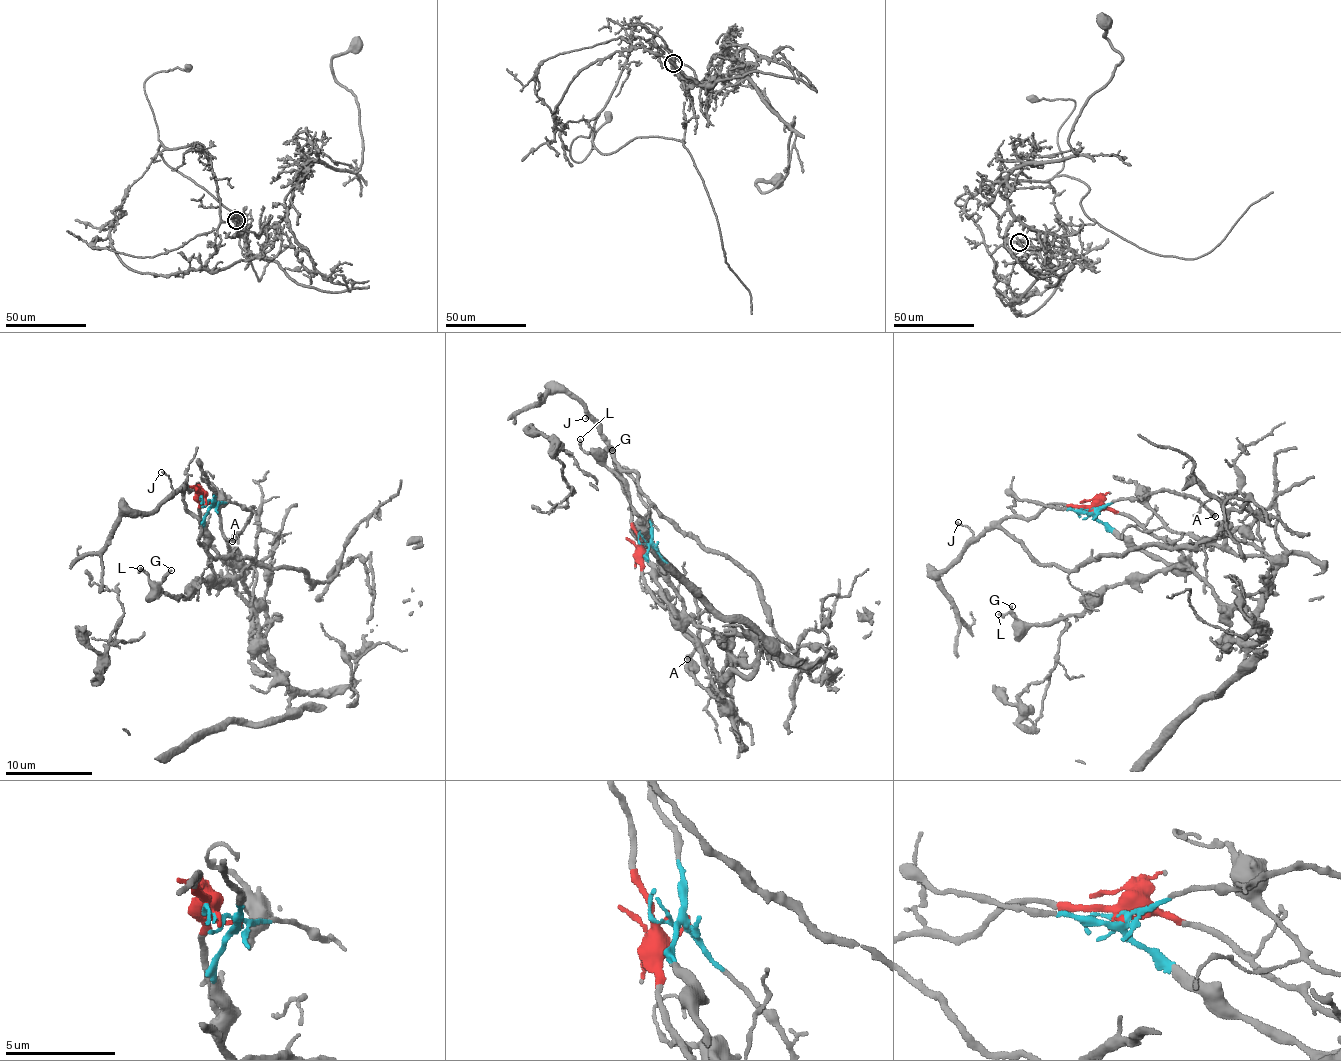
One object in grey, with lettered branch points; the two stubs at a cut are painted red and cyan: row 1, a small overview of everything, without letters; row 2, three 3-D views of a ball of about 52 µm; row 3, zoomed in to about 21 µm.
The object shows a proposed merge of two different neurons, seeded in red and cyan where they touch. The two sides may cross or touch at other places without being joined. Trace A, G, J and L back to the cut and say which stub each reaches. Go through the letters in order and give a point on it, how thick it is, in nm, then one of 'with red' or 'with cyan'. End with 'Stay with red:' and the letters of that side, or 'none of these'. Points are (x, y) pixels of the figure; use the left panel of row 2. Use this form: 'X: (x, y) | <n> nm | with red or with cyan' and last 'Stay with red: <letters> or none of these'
A: (232, 541) | 240 nm | with cyan
G: (171, 570) | 200 nm | with cyan
J: (161, 472) | 110 nm | with red
L: (140, 568) | 240 nm | with cyan
Stay with red: J

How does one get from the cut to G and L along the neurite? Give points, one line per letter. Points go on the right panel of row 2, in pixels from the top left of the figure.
G: (1091, 512), (1137, 546), (1179, 564), (1129, 574), (1104, 588), (1080, 613), (1036, 626), (1018, 620), (1012, 605)
L: (1091, 512), (1137, 546), (1179, 564), (1129, 574), (1080, 613), (1048, 624), (998, 614)

